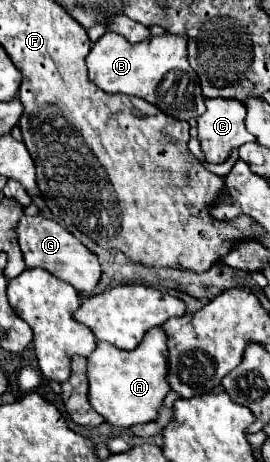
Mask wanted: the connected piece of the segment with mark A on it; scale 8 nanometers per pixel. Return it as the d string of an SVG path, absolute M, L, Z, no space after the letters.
M163 326L151 328L143 342L127 352L113 348L111 344L97 342L97 348L91 352L87 376L89 376L89 400L93 408L115 426L135 426L145 422L155 422L159 416L159 408L163 406L165 396L171 386L167 382L167 332Z

